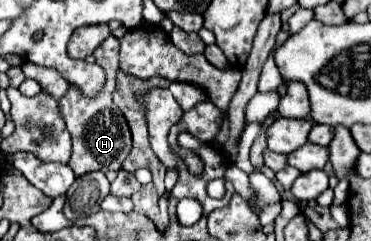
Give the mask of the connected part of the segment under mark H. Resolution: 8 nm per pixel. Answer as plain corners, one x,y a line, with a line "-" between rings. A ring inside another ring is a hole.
109,36
93,54
97,58
97,64
105,68
107,72
107,86
97,98
83,98
75,88
69,88
69,92
59,100
59,112
65,120
65,126
73,138
73,156
71,156
71,170
75,176
83,176
87,172
107,172
107,170
121,170
123,160
133,148
131,132
127,126
127,120
123,114
119,114
119,108
113,104
111,96
117,88
117,70
119,70
119,40
115,36

